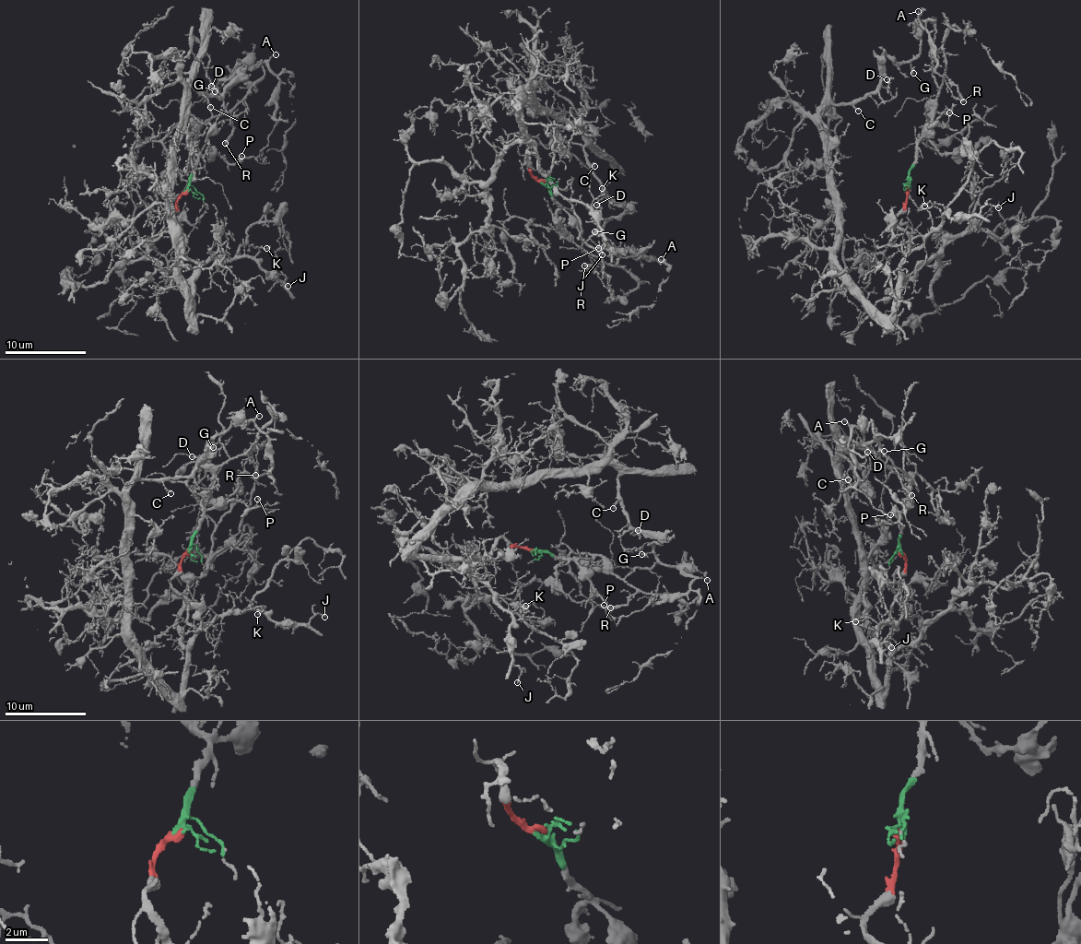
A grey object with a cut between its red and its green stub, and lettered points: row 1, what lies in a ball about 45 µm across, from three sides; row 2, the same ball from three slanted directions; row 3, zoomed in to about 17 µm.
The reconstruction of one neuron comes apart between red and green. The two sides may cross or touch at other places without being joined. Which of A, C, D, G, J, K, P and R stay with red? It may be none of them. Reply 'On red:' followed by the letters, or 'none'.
On red: A, C, D, G, J, K

